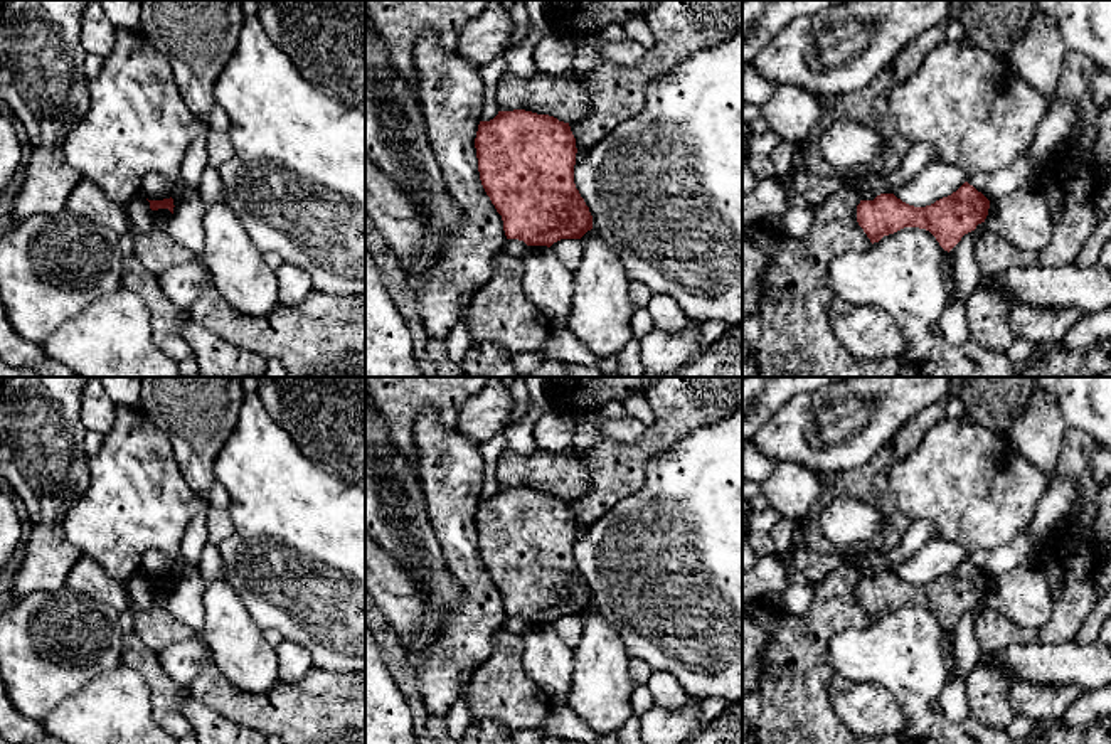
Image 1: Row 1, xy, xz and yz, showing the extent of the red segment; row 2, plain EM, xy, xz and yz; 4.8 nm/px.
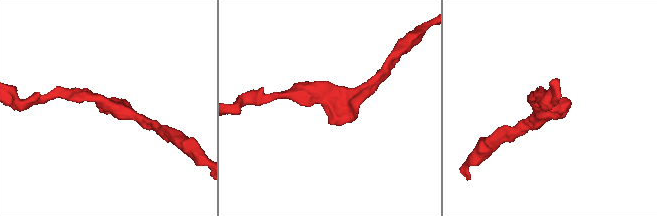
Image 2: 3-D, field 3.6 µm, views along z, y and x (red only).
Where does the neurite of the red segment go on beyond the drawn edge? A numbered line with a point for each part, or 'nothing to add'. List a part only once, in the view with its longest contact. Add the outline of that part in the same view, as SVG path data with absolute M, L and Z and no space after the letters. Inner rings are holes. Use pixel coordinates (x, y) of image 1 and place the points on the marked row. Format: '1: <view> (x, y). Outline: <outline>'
nothing to add

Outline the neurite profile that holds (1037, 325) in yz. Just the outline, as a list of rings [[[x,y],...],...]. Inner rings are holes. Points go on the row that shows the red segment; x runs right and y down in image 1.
[[[1015,305],[1008,325],[1015,338],[1032,345],[1059,342],[1064,333],[1082,316],[1079,310],[1047,310],[1027,305]]]

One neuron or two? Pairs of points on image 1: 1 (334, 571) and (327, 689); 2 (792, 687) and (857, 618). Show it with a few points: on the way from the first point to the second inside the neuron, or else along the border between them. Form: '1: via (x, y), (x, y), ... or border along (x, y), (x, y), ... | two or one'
1: border along (313, 665), (324, 670), (347, 672) | two
2: via (797, 665), (835, 623) | one

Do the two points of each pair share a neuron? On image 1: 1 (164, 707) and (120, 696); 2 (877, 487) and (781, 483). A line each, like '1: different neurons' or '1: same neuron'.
1: different neurons
2: different neurons

